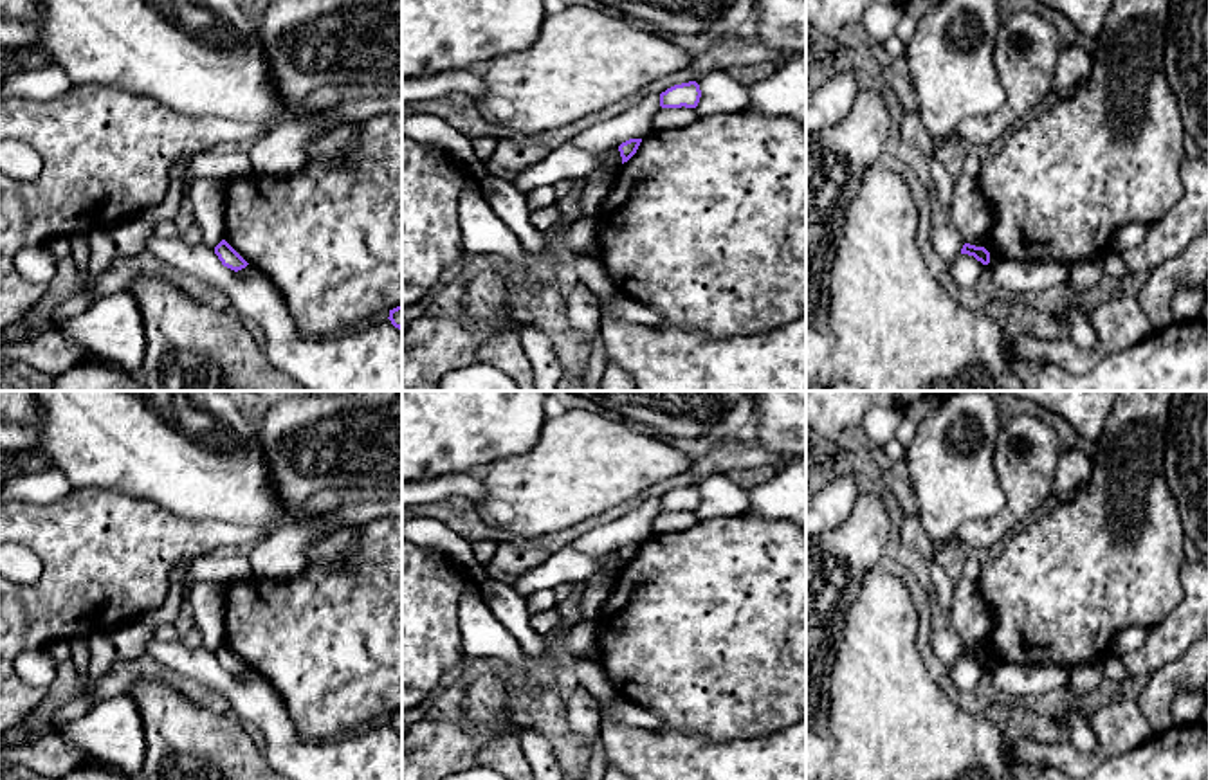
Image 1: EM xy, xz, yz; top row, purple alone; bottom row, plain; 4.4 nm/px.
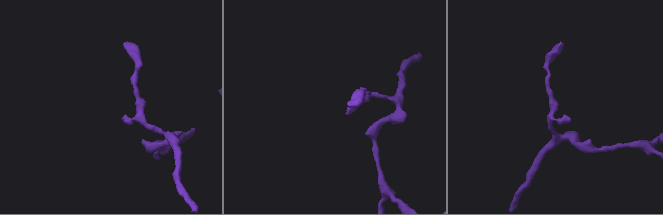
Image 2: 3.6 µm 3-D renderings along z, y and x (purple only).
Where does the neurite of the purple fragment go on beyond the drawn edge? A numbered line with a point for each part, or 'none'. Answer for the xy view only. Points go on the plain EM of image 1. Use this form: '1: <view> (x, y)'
none

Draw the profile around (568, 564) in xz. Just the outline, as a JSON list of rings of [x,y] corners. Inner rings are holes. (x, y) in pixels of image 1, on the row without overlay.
[[[568,546],[552,553],[539,567],[526,571],[514,587],[523,598],[526,598],[535,591],[554,589],[564,582],[577,584],[590,580],[604,567],[608,558],[609,555],[597,557]]]

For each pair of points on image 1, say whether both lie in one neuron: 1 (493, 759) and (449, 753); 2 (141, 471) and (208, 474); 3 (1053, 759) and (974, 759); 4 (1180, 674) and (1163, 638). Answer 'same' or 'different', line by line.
1: different
2: same
3: different
4: different

